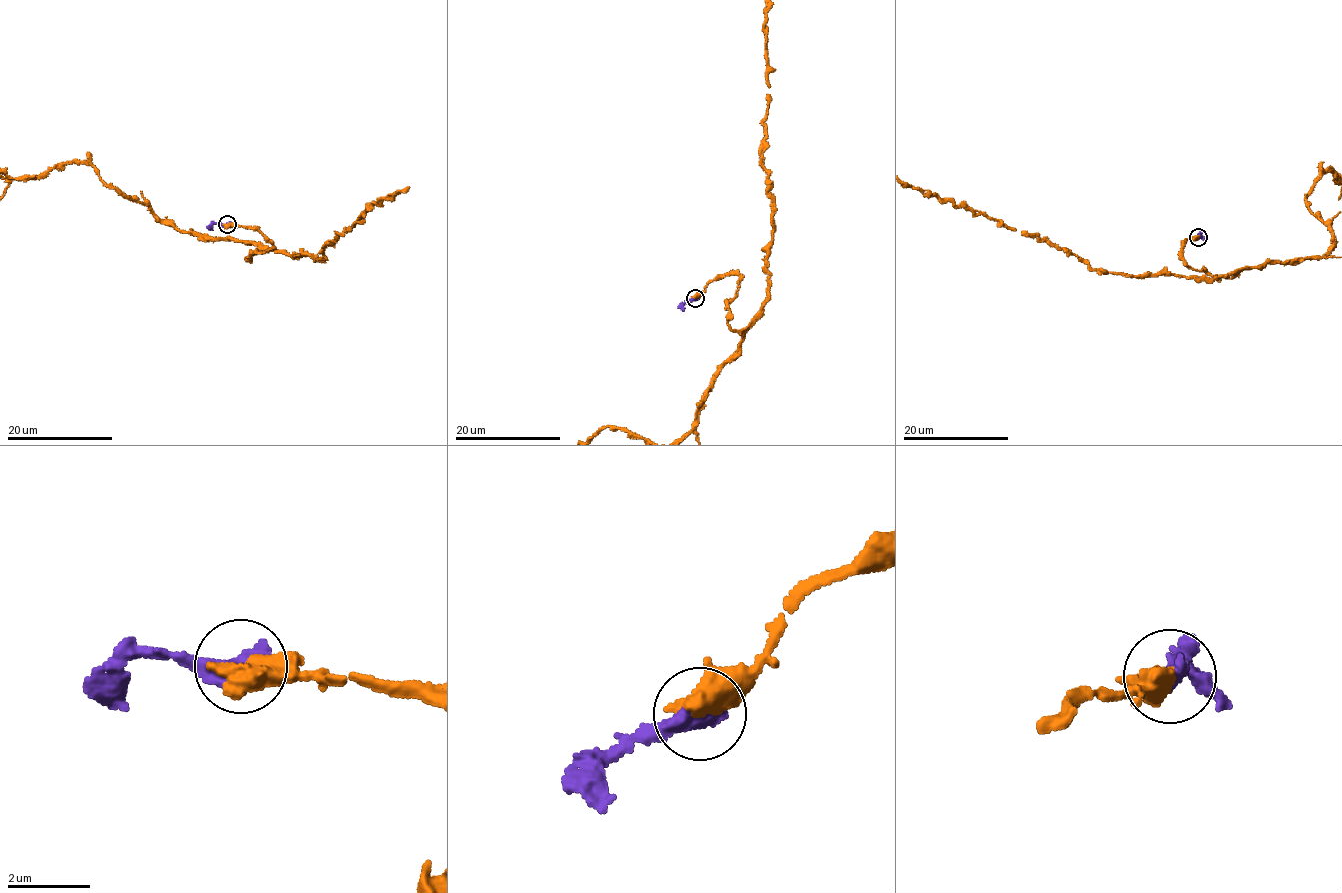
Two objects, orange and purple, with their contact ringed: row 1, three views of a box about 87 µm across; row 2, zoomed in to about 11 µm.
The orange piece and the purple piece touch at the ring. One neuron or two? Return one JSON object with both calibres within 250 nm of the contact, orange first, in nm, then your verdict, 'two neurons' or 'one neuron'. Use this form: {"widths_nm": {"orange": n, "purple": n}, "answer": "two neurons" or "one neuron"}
{"widths_nm": {"orange": 750, "purple": 550}, "answer": "one neuron"}

